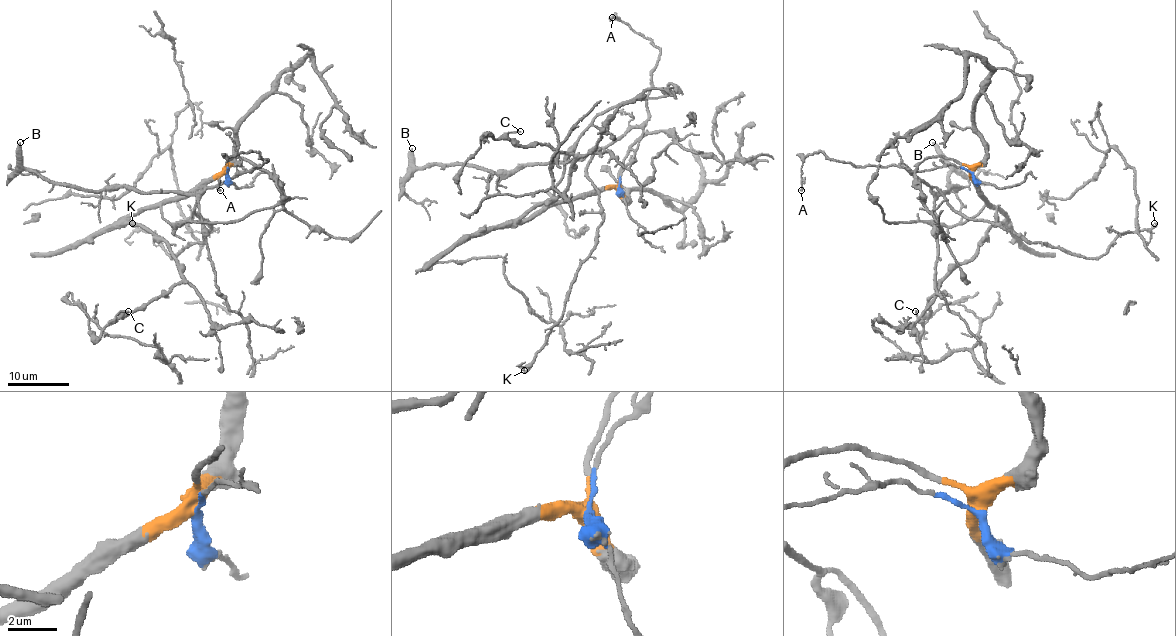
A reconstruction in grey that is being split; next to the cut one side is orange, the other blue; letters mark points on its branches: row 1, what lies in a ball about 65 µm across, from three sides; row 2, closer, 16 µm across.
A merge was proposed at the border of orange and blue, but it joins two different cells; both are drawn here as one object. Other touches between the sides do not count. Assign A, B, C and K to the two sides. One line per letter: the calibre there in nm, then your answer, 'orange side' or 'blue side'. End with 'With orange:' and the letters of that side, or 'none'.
A: 110 nm | blue side
B: 280 nm | blue side
C: 100 nm | orange side
K: 140 nm | blue side
With orange: C

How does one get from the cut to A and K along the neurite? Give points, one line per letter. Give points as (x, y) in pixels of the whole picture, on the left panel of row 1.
A: (226, 173), (231, 165), (251, 171), (268, 161), (257, 151), (231, 156), (220, 176), (220, 190)
K: (226, 173), (231, 165), (251, 171), (204, 187), (195, 212), (210, 227), (206, 238), (173, 258), (131, 222)

